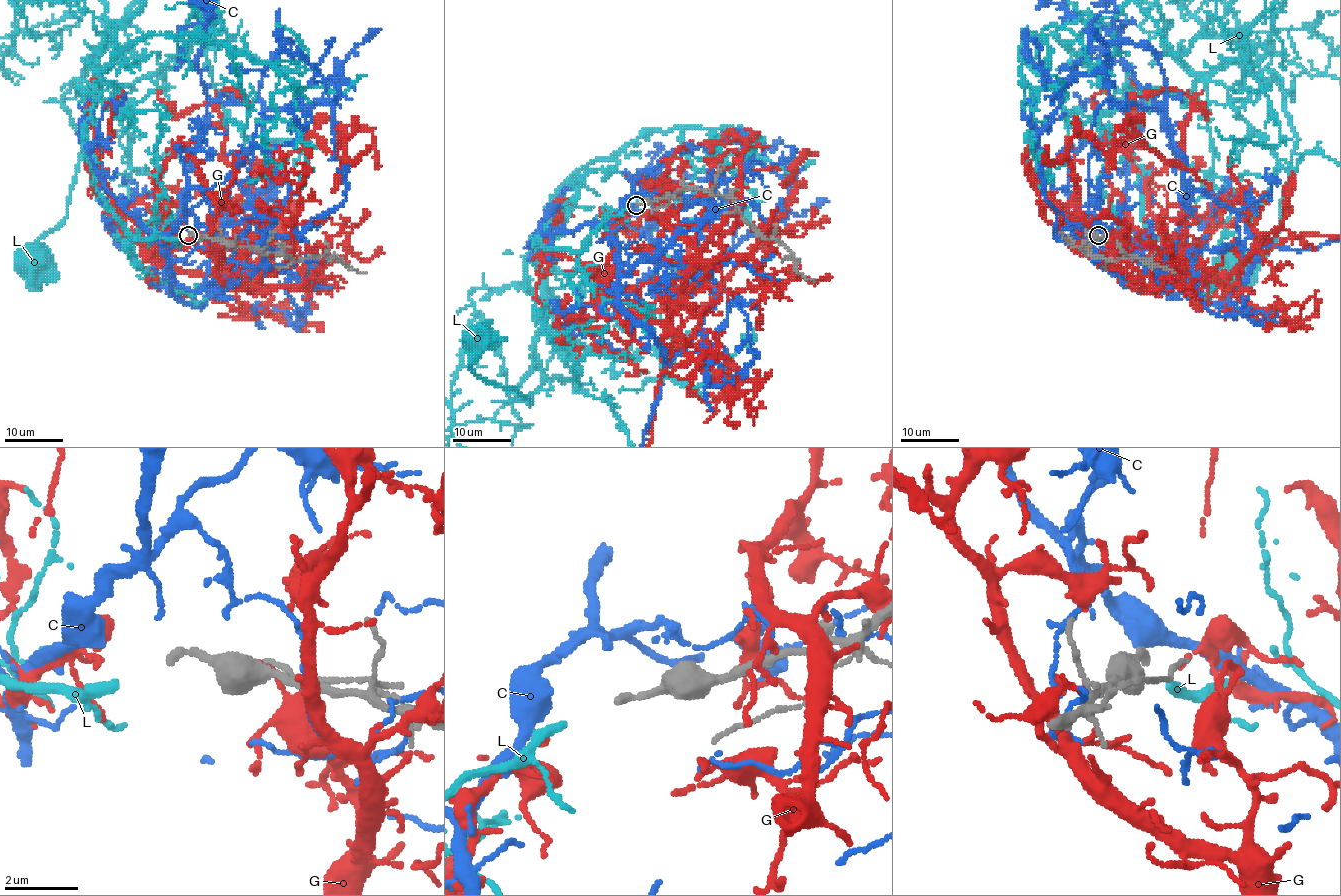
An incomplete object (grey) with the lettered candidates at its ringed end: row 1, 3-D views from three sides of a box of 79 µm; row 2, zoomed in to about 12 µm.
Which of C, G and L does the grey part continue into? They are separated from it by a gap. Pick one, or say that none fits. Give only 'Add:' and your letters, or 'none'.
Add: L

